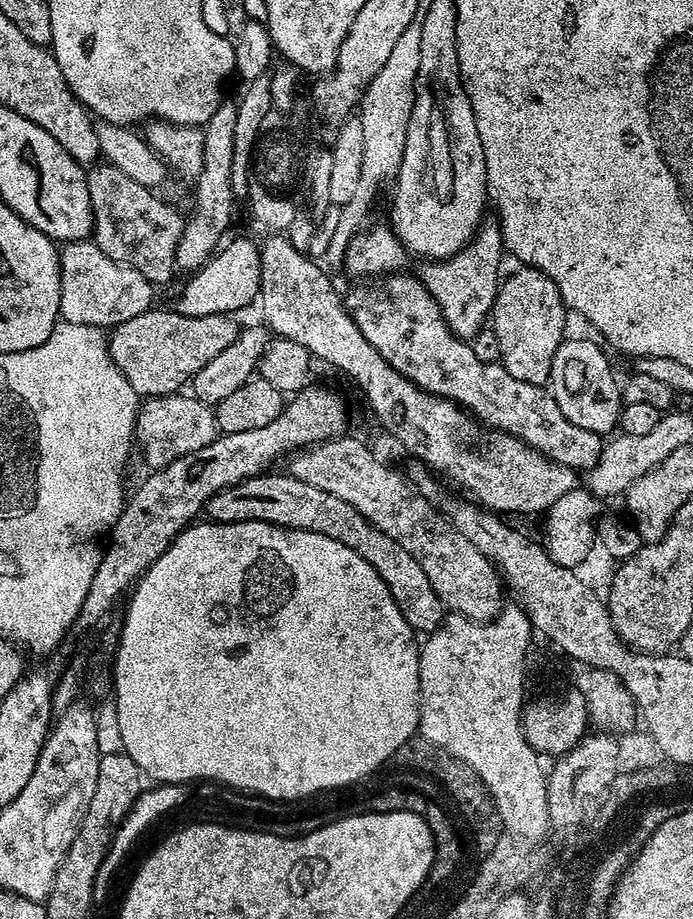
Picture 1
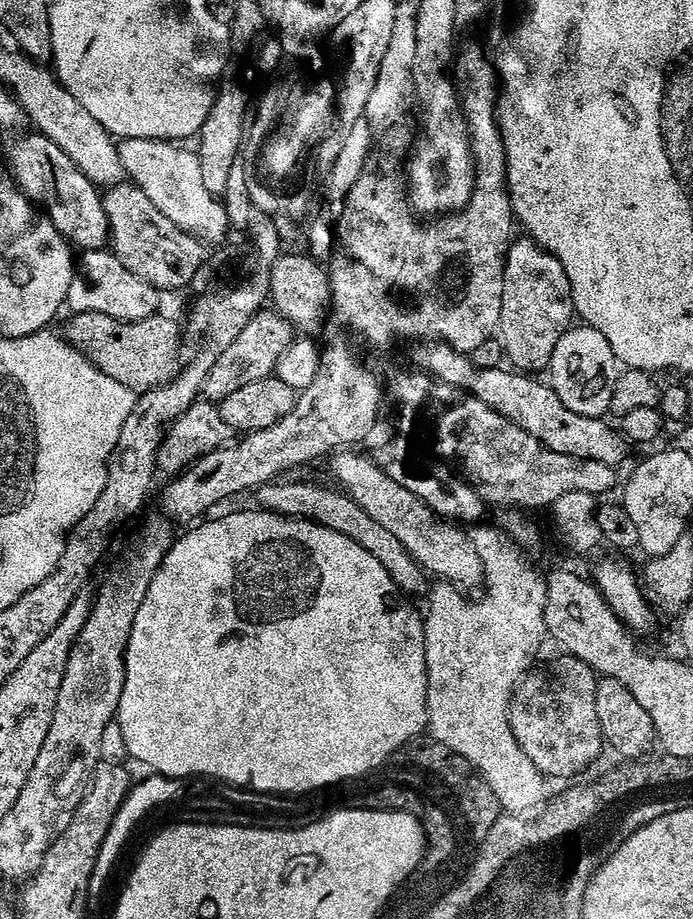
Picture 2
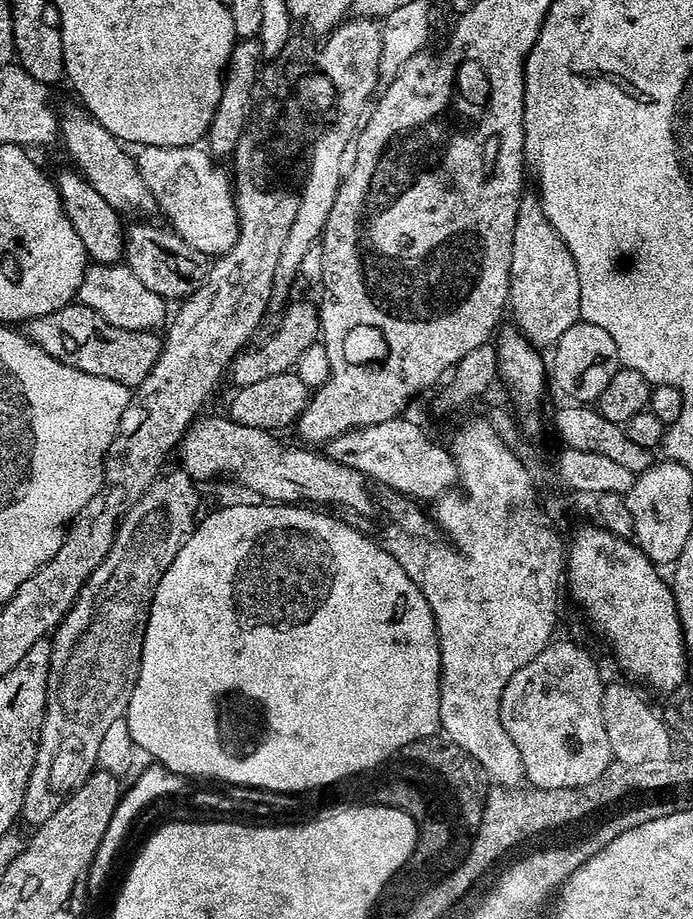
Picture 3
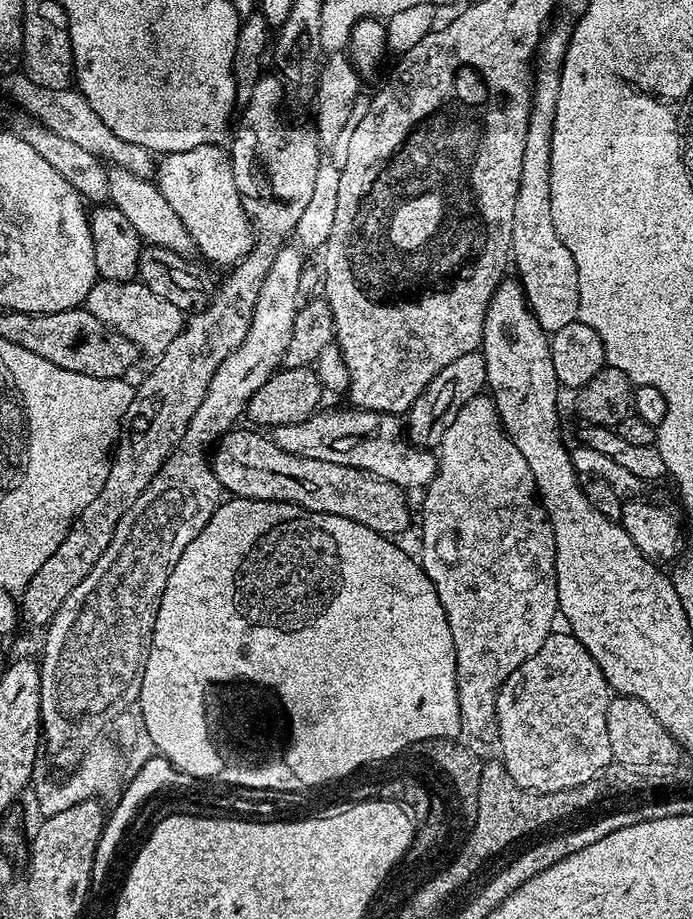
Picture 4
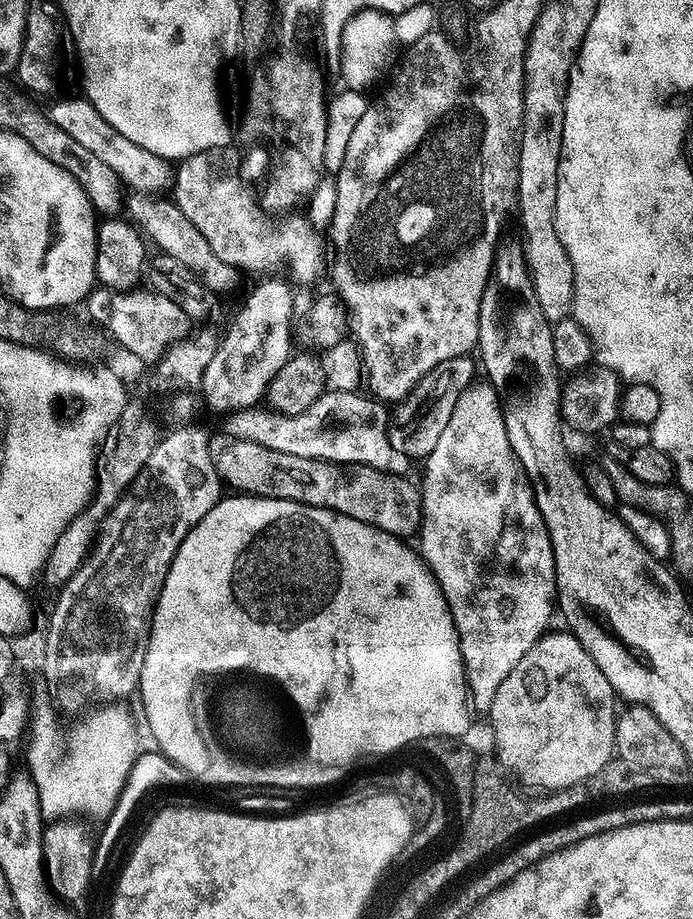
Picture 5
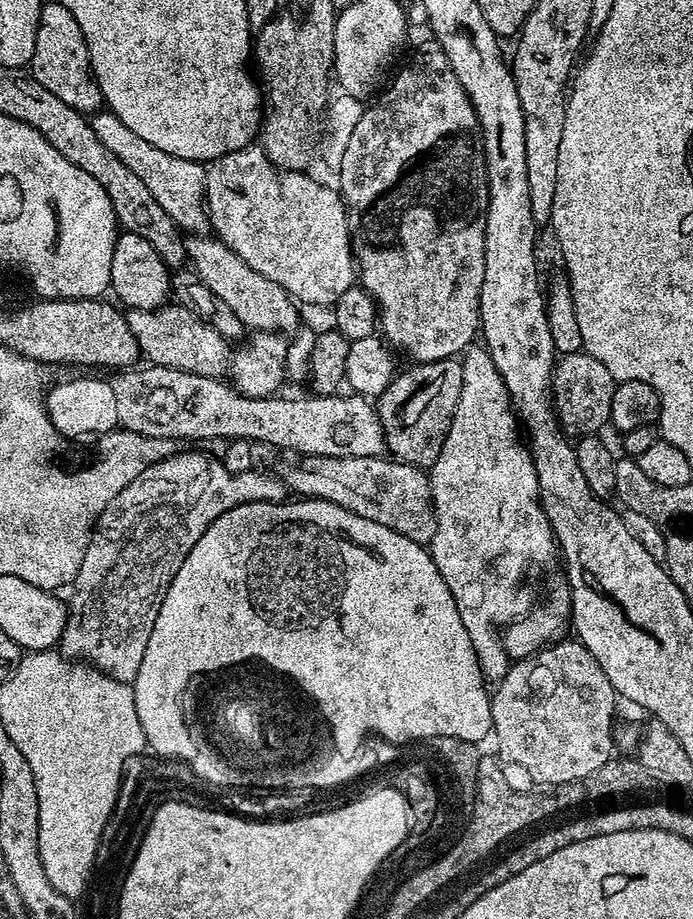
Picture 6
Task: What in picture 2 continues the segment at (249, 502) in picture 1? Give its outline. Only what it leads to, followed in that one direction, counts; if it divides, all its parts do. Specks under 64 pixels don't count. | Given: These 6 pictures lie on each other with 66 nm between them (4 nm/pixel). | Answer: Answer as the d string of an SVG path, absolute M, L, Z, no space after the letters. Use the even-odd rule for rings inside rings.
M298 480L290 484L280 483L269 482L255 489L254 496L261 509L277 512L283 516L298 516L302 520L312 520L316 524L330 526L330 530L338 530L338 534L354 538L358 546L366 546L366 550L370 550L370 554L374 554L374 558L378 558L378 562L386 566L386 570L393 582L400 587L401 592L413 594L412 592L425 591L426 573L419 562L408 553L406 546L402 546L402 542L398 542L398 538L394 538L394 534L390 534L390 530L374 522L374 518L370 518L370 514L366 514L366 510L362 510L362 506L358 506L358 502L354 502L354 498L350 498L347 492L337 490L335 487L332 489L322 488L318 484L302 484Z

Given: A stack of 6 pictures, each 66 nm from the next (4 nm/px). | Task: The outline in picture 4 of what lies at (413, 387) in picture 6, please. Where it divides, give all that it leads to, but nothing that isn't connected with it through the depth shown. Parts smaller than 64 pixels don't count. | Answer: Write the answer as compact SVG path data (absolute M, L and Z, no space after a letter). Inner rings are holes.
M479 351L470 354L462 354L462 358L454 358L450 366L438 370L438 374L428 385L414 398L414 402L408 407L406 413L406 436L417 448L435 449L450 422L458 414L458 410L464 405L464 401L472 396L483 393L486 388L486 362Z

